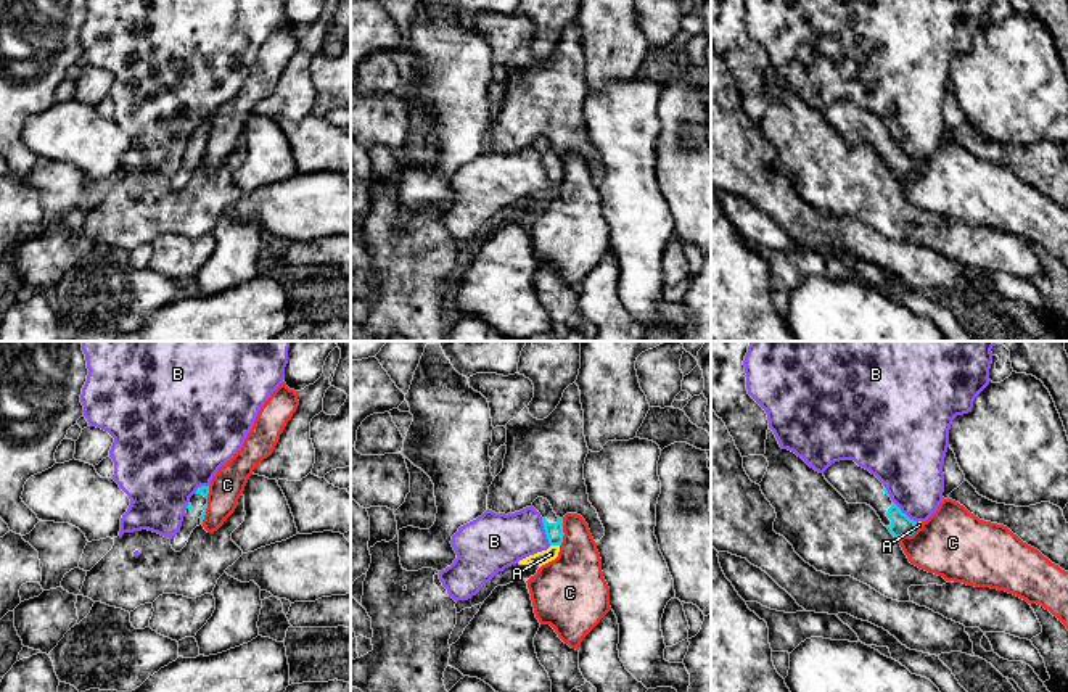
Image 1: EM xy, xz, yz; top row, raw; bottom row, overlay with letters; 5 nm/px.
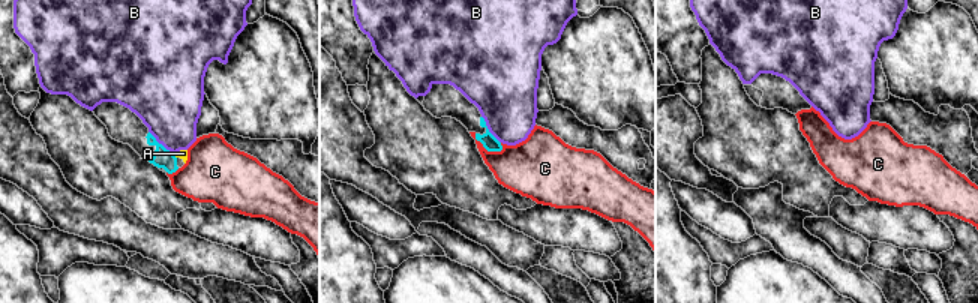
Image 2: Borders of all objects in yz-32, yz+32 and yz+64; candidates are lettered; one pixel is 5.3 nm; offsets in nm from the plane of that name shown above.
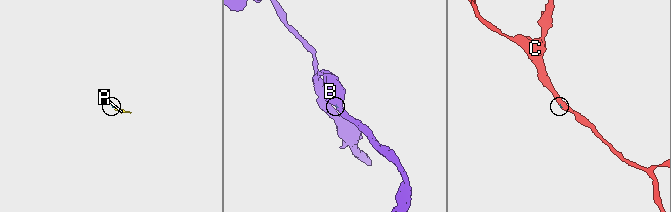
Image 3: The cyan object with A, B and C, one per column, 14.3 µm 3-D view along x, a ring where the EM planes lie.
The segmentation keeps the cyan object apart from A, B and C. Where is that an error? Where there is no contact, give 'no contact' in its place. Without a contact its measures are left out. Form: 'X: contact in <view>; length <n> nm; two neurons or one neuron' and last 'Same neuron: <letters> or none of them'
A: contact in xz; length 50 nm; one neuron
B: contact in xz; length 140 nm; two neurons
C: contact in xz; length 140 nm; two neurons
Same neuron: A

